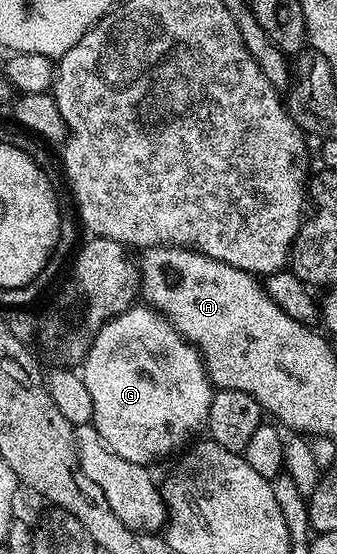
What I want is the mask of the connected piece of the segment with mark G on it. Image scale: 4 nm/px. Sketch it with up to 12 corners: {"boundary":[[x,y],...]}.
{"boundary":[[144,303],[82,358],[91,425],[151,466],[208,419],[204,360]]}

